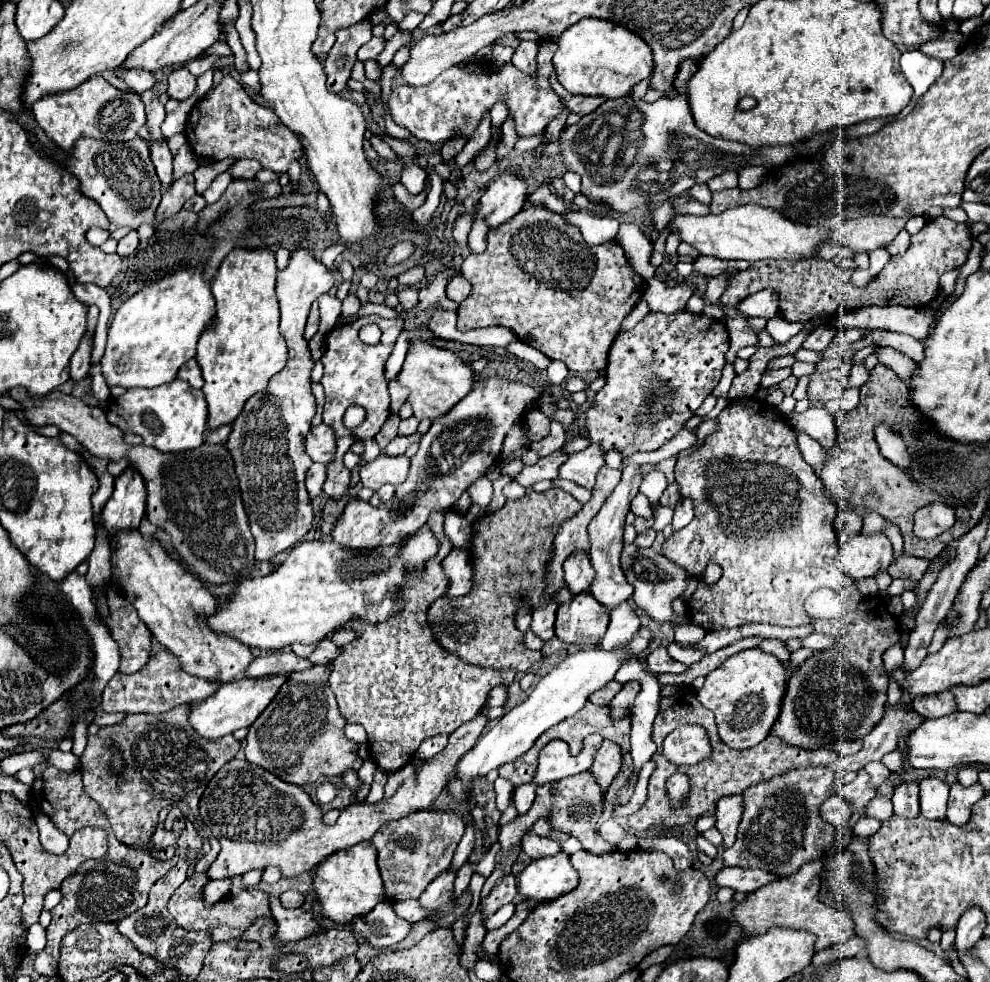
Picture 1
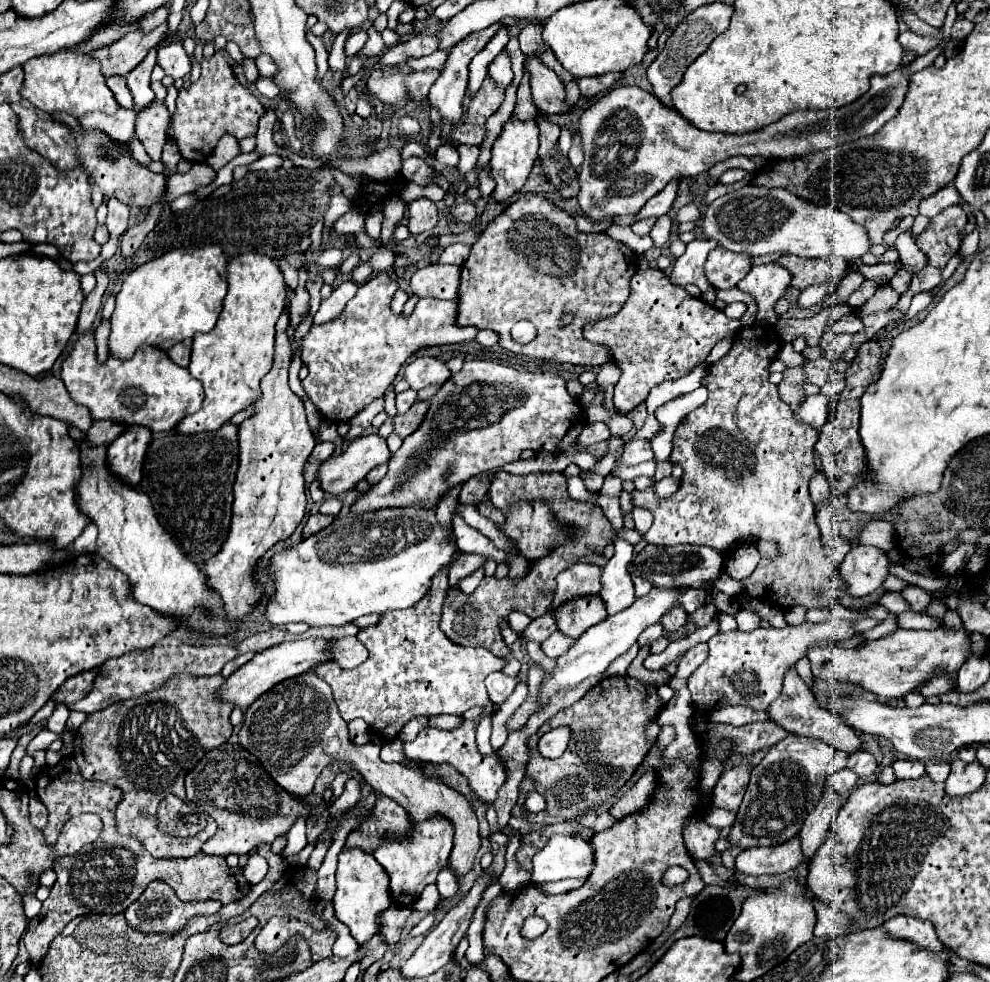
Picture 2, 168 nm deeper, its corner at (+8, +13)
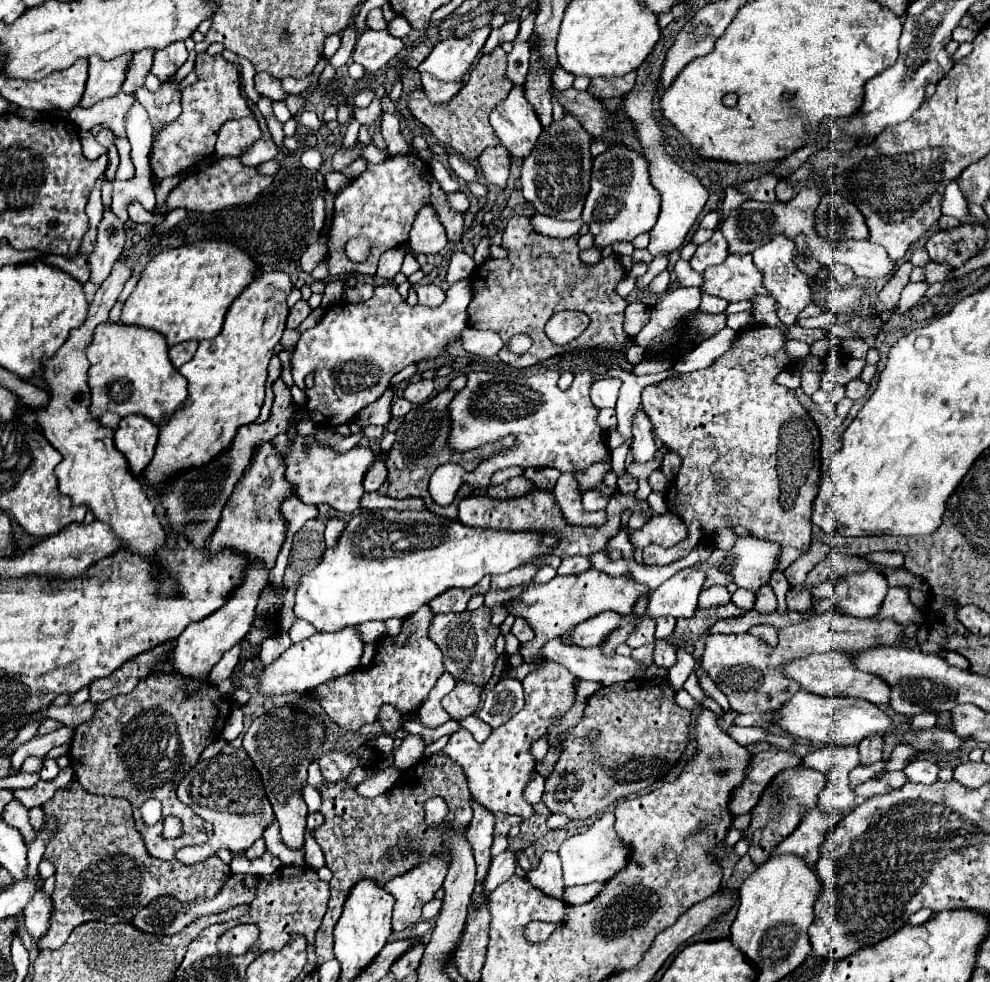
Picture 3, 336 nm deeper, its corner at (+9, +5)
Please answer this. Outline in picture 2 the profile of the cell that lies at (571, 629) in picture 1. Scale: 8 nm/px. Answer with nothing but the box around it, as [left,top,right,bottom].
[556,595,608,639]

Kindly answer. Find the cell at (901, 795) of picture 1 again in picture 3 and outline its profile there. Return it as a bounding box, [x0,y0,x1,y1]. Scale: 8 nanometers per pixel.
[903,761,939,785]

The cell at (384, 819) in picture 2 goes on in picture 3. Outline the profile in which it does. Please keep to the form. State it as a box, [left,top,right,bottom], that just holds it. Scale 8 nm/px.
[315,751,473,965]

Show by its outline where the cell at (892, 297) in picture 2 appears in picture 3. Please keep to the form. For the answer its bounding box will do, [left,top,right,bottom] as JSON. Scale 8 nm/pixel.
[923,261,951,285]

